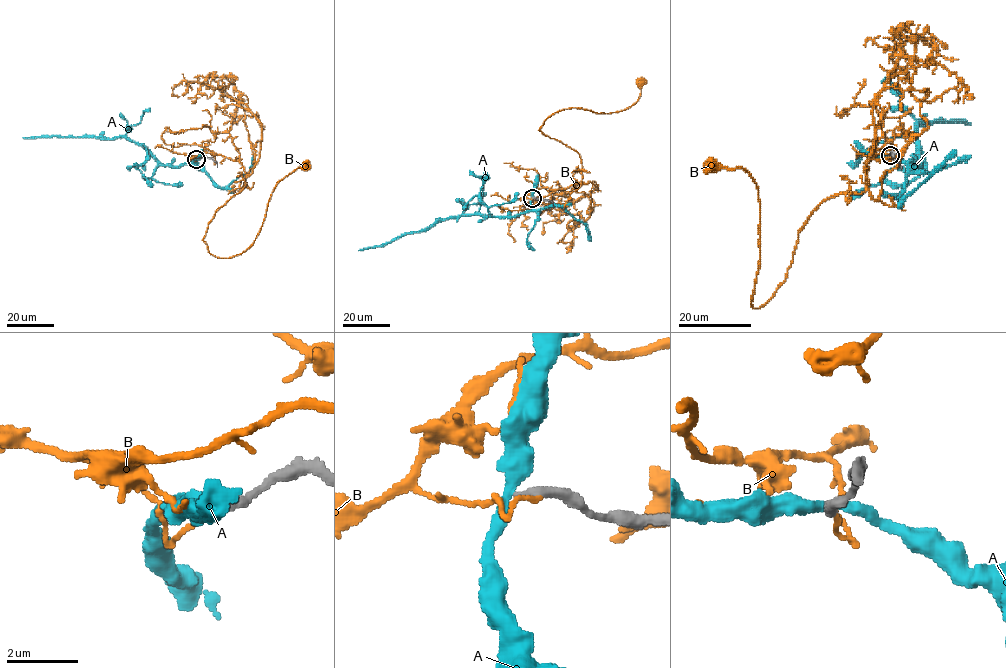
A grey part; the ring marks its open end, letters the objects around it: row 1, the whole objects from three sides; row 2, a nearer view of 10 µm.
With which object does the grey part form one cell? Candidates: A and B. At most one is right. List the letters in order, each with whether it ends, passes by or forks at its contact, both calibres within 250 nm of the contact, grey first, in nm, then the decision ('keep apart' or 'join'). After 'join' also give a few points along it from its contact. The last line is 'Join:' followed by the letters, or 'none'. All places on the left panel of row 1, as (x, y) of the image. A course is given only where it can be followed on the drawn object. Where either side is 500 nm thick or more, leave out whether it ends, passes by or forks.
A: it passes by; 280 nm thick on the grey side, 360 nm on the other; keep apart
B: it ends there; 360 nm thick on the grey side, 110 nm on the other; keep apart
Join: none

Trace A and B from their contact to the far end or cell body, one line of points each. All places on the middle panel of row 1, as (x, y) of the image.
A: (532, 197), (531, 208), (511, 217), (463, 214), (440, 219), (420, 230), (404, 233), (389, 242), (359, 250)
B: (533, 198), (582, 183), (579, 155), (539, 130), (543, 121), (630, 107), (641, 82)

